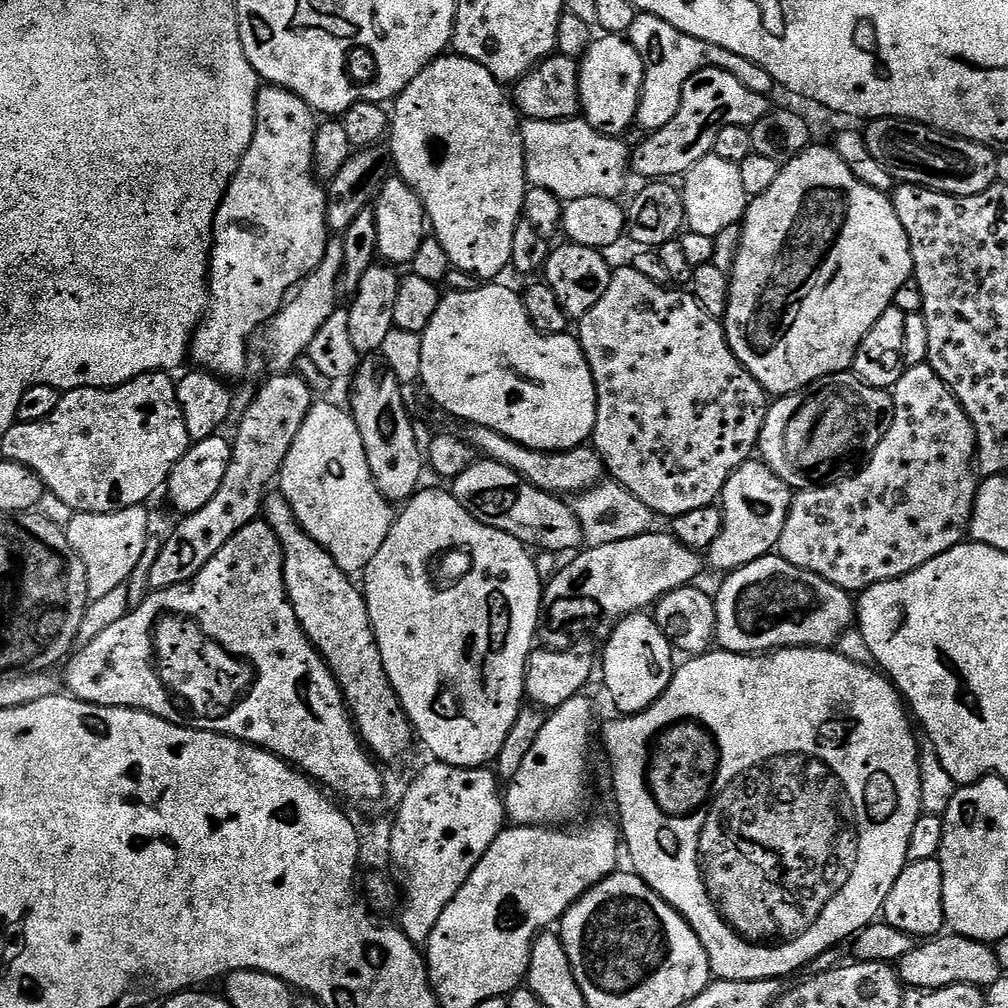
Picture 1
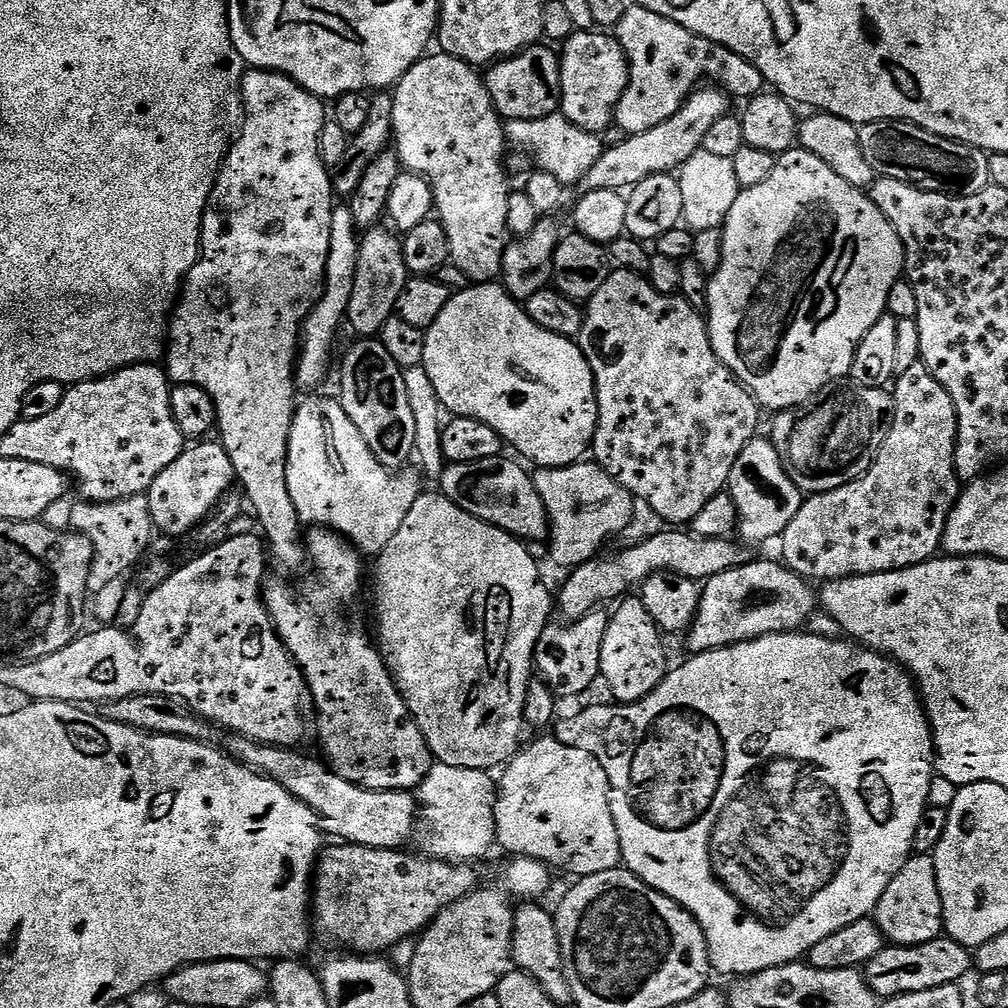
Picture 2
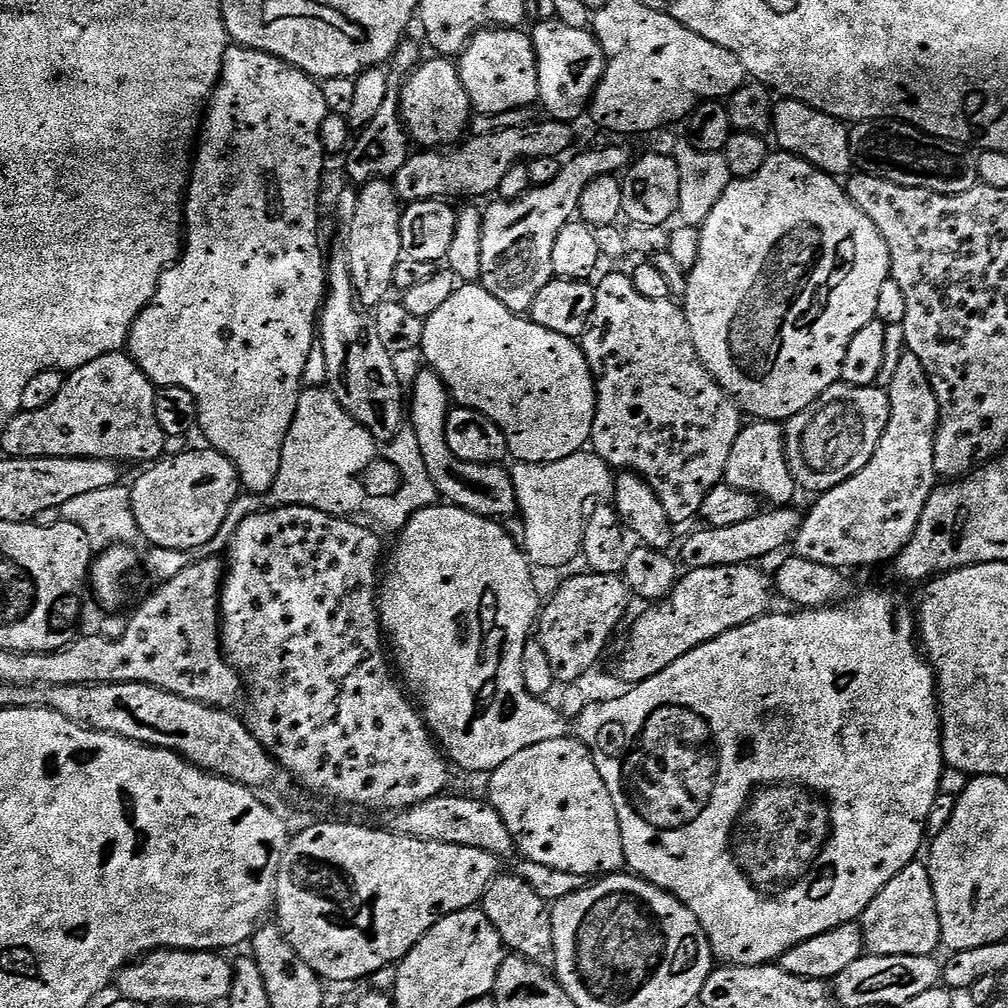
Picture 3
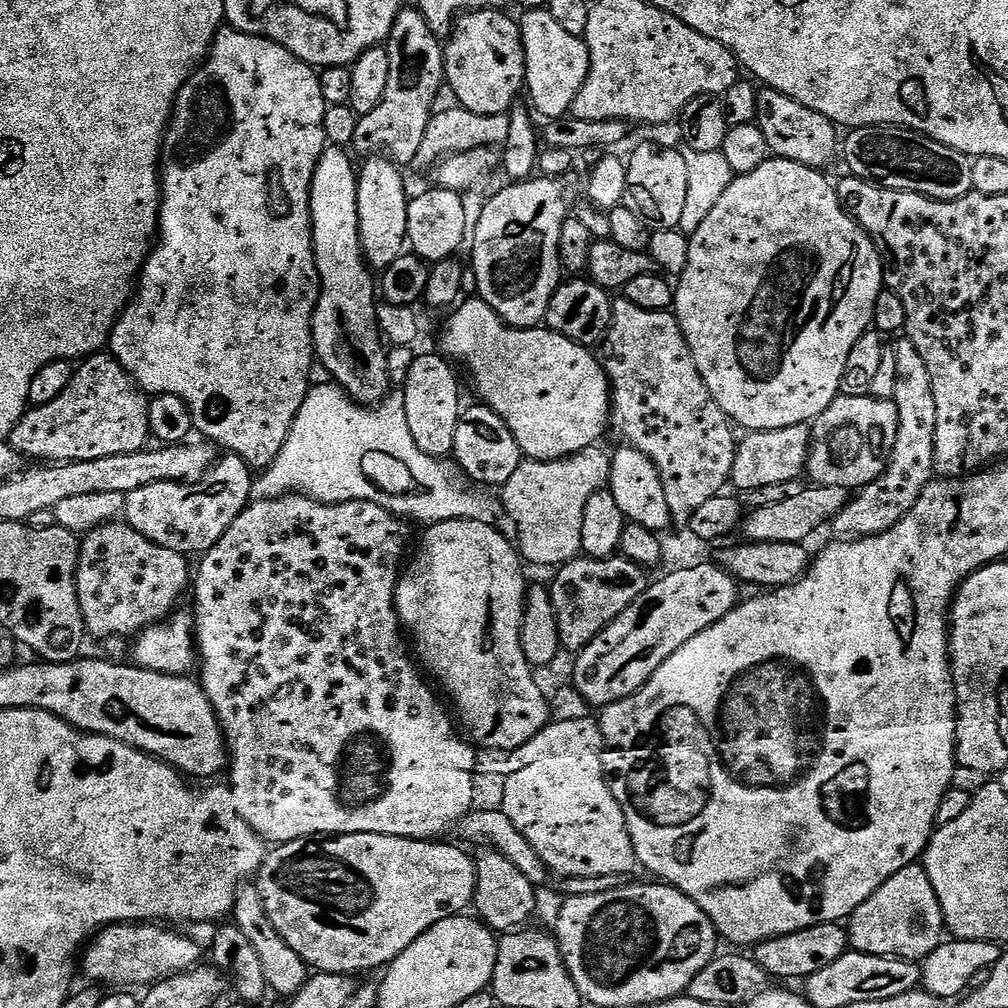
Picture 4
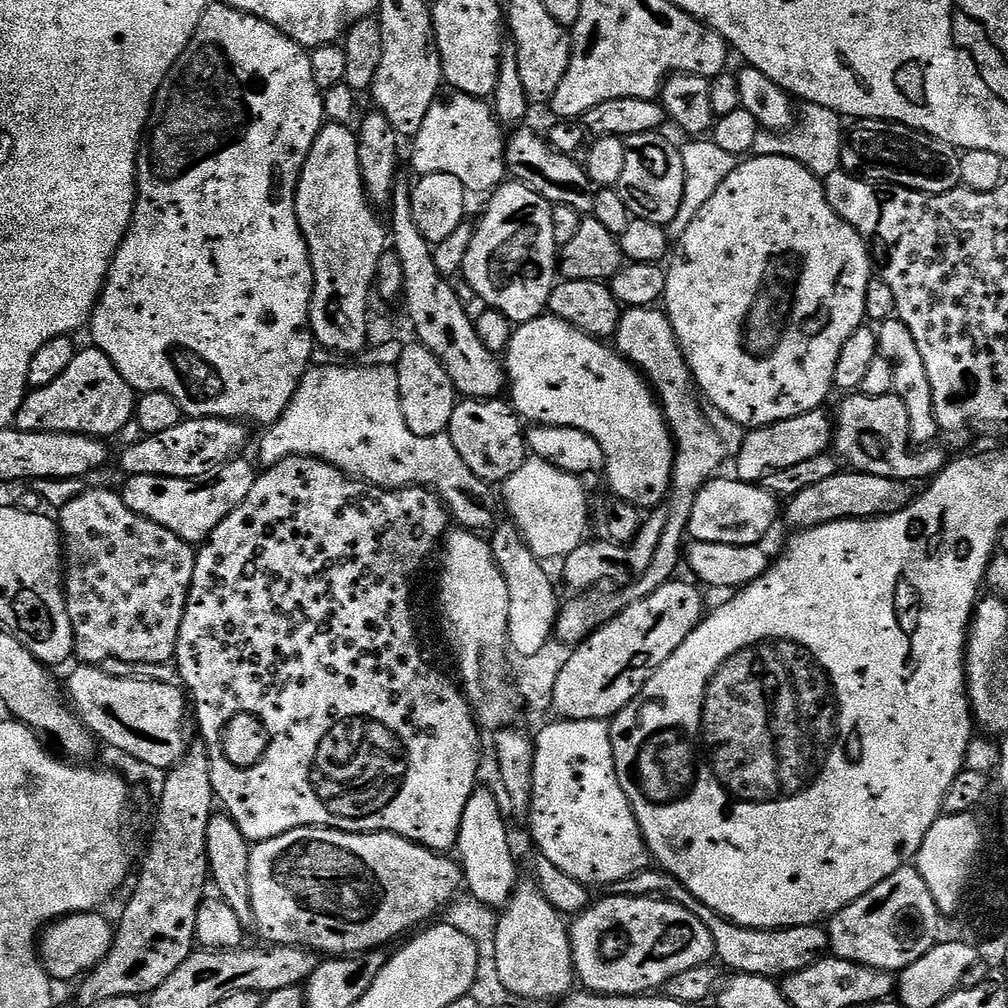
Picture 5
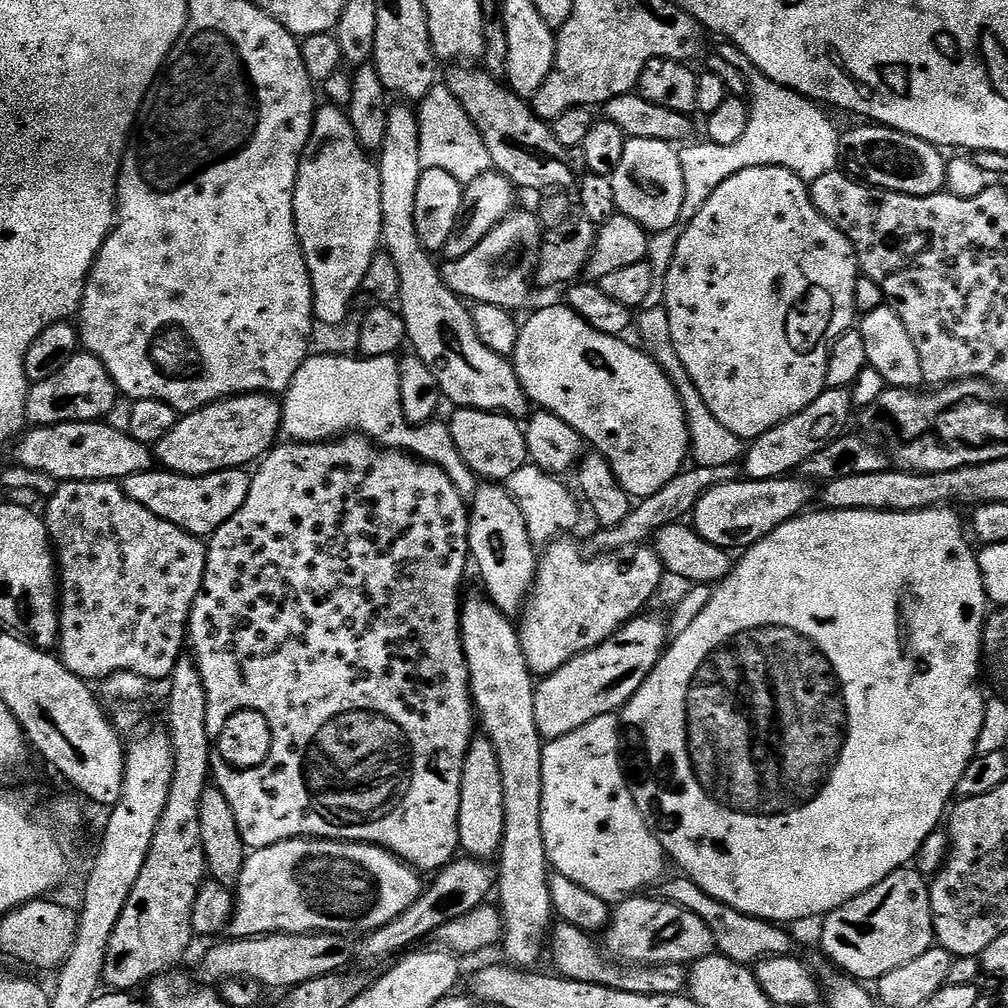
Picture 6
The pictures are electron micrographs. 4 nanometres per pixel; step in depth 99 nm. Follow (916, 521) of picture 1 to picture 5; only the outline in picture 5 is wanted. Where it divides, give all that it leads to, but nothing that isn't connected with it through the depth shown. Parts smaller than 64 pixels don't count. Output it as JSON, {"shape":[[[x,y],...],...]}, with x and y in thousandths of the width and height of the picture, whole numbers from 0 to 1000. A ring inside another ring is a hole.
{"shape":[[[891,315],[878,317],[872,322],[869,329],[869,343],[871,352],[879,355],[879,359],[883,359],[883,363],[887,369],[887,379],[885,380],[885,388],[895,399],[895,403],[899,403],[899,411],[903,415],[903,434],[913,440],[921,440],[928,433],[934,432],[931,419],[927,415],[927,391],[923,387],[923,375],[919,375],[919,363],[915,360],[915,350],[911,348],[911,342],[907,340],[907,335],[903,331],[903,327],[899,327],[899,323]]]}

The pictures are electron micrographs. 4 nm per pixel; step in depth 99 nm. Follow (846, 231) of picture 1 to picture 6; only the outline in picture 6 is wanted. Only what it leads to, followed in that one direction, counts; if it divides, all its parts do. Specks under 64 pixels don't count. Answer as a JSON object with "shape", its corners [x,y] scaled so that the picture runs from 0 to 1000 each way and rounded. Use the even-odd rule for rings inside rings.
{"shape":[[[756,165],[755,167],[736,169],[732,173],[720,177],[720,181],[716,181],[716,185],[712,185],[712,188],[708,188],[708,192],[704,192],[704,200],[700,200],[700,204],[696,204],[696,208],[692,208],[692,216],[688,216],[685,220],[685,224],[679,226],[677,236],[673,236],[673,248],[669,248],[669,260],[665,260],[663,273],[657,278],[658,305],[663,307],[669,347],[677,357],[677,362],[681,363],[681,367],[684,368],[685,375],[688,376],[692,389],[696,391],[696,396],[704,405],[704,410],[708,411],[708,415],[716,423],[720,423],[722,427],[734,433],[735,438],[745,438],[756,431],[768,427],[768,423],[788,415],[788,411],[800,407],[800,403],[804,403],[804,399],[808,399],[816,391],[819,384],[821,356],[825,345],[828,343],[830,335],[846,328],[851,317],[848,288],[849,279],[853,277],[854,273],[849,249],[839,236],[839,232],[835,232],[835,228],[828,226],[811,208],[806,199],[803,184],[796,176],[788,173],[782,167]]]}

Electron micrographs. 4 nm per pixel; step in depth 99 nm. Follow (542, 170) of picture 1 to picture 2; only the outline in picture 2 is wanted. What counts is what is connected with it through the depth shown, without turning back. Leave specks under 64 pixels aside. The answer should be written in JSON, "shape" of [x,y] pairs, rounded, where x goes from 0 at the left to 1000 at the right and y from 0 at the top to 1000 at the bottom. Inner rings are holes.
{"shape":[[[559,113],[533,119],[505,119],[502,123],[502,135],[507,142],[509,139],[515,148],[527,152],[531,162],[533,159],[536,162],[533,164],[539,170],[558,173],[559,182],[563,185],[574,184],[585,169],[585,165],[593,161],[600,148],[600,144],[595,143],[596,136],[592,132],[582,131],[569,125],[569,121],[563,119]]]}

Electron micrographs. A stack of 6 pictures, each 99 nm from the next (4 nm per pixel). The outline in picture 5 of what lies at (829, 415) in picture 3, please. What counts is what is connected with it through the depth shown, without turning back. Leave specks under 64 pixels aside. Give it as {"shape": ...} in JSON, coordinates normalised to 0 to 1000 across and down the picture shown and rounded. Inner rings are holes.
{"shape":[[[841,391],[836,396],[833,406],[827,409],[824,443],[836,459],[837,456],[841,459],[838,461],[844,467],[898,478],[920,477],[926,471],[927,464],[917,460],[915,453],[901,452],[903,415],[899,411],[899,403],[895,403],[888,391],[875,395]]]}

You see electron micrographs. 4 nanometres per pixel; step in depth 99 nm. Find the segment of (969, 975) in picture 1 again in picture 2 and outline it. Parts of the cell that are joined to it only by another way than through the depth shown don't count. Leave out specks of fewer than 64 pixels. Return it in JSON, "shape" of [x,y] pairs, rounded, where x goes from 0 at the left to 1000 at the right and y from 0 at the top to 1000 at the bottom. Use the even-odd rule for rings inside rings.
{"shape":[[[934,931],[902,940],[878,938],[856,961],[856,966],[869,989],[884,990],[948,976],[960,963],[965,963],[965,960],[966,948],[961,941],[945,933]]]}

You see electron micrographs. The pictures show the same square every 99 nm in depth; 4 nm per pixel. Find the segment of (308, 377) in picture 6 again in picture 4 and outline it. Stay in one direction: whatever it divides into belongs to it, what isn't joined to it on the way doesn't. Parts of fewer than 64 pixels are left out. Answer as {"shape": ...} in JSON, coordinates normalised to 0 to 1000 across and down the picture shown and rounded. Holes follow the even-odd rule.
{"shape":[[[324,380],[314,385],[313,382],[307,384],[275,453],[253,473],[252,488],[255,493],[295,488],[322,498],[367,496],[399,514],[407,512],[411,516],[418,516],[421,522],[439,516],[469,516],[494,526],[499,532],[511,533],[510,514],[506,514],[495,491],[487,492],[483,483],[465,476],[455,460],[447,455],[428,452],[418,446],[415,438],[411,438],[411,431],[407,431],[407,419],[403,419],[400,388],[386,388],[376,401],[362,403],[353,400],[336,381]]]}

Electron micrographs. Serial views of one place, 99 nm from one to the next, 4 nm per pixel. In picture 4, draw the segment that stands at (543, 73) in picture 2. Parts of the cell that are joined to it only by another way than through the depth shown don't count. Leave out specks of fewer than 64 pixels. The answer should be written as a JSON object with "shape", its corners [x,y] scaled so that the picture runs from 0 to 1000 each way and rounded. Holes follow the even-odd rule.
{"shape":[[[470,8],[452,17],[439,49],[442,87],[452,94],[455,106],[479,115],[498,115],[513,100],[512,90],[521,86],[516,25],[504,14],[495,8]]]}

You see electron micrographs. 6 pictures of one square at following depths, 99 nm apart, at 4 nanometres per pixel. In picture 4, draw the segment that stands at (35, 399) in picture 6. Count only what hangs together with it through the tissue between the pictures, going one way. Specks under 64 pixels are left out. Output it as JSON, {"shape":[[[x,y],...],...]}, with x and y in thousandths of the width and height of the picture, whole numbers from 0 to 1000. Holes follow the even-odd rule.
{"shape":[[[100,347],[88,352],[80,361],[83,362],[80,365],[78,362],[72,368],[69,381],[56,395],[45,401],[29,404],[23,415],[14,423],[10,439],[23,453],[34,452],[42,458],[92,456],[113,450],[138,448],[148,439],[148,394],[143,386],[136,383],[126,367],[106,348]]]}

